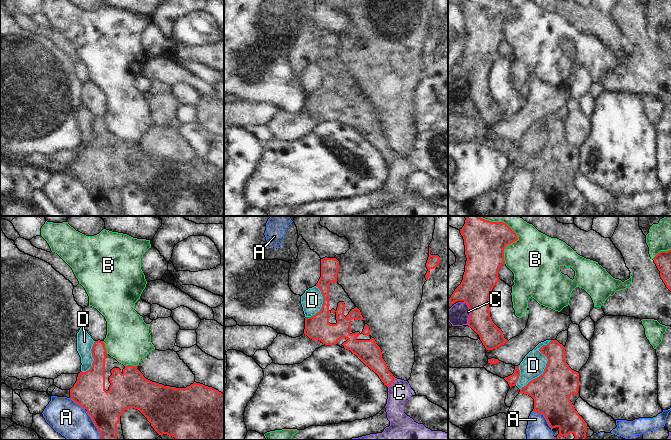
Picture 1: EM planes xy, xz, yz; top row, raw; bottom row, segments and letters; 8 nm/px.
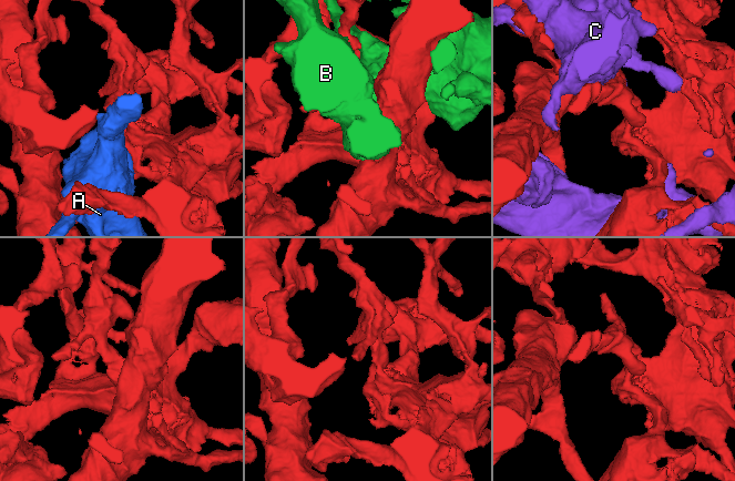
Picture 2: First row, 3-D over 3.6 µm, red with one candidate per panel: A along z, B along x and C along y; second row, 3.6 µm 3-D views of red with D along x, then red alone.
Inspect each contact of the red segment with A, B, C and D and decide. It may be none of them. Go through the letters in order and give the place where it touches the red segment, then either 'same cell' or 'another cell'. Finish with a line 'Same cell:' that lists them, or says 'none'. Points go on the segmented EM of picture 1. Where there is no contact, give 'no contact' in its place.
A: yz (544, 416) | another cell
B: yz (514, 232) | another cell
C: yz (470, 313) | another cell
D: yz (546, 366) | another cell
Same cell: none

